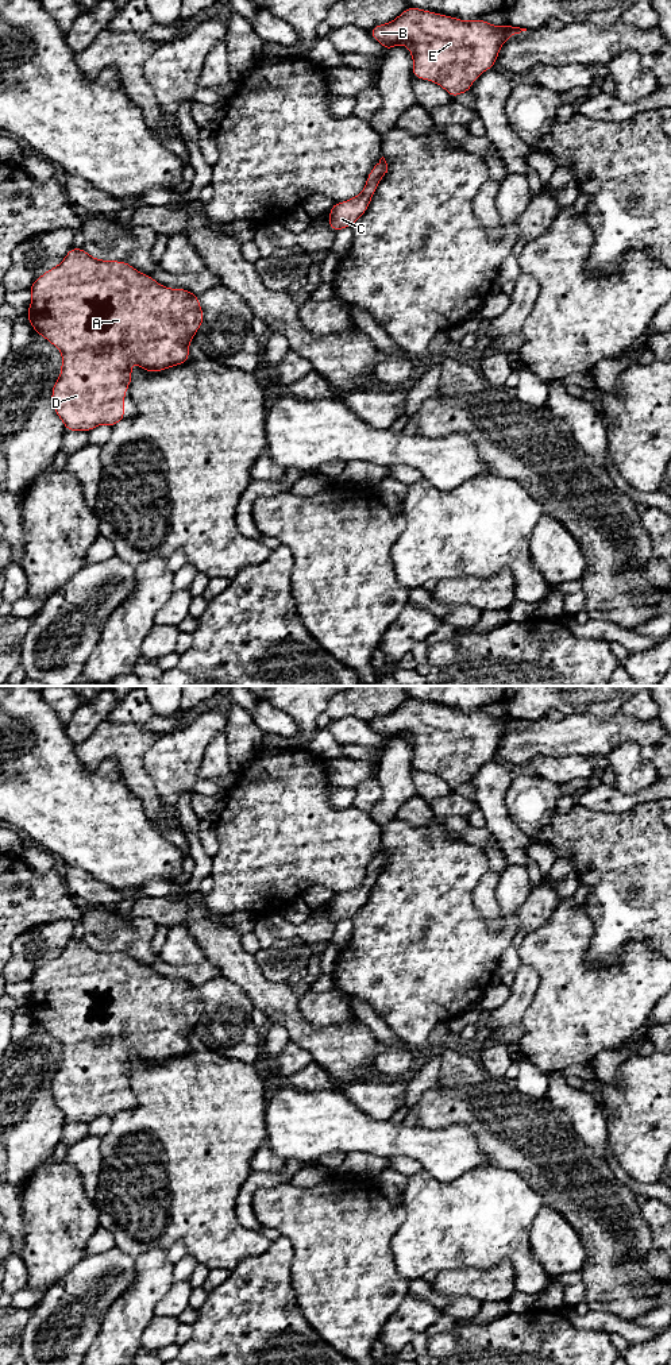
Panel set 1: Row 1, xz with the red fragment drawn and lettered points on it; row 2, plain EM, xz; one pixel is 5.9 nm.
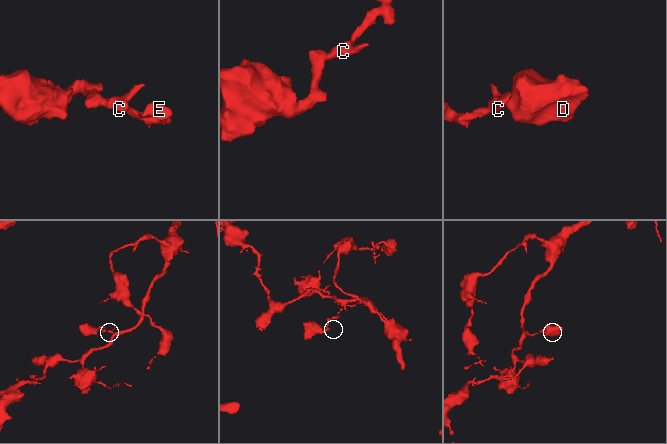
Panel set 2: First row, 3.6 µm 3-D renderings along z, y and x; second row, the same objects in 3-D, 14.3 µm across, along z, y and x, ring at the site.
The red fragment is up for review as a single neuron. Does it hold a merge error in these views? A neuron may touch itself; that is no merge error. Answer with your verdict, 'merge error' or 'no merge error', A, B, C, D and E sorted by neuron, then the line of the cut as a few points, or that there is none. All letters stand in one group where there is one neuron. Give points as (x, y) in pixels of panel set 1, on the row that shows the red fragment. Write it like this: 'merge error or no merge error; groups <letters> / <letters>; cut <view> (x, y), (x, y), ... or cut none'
no merge error; groups A B C D E; cut none

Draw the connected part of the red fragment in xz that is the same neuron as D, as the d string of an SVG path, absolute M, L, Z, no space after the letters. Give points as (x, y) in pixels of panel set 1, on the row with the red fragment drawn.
M82 247L70 248L62 262L38 277L28 290L32 301L26 316L34 332L62 354L61 377L54 382L51 402L66 431L89 432L97 425L115 427L124 420L124 397L132 378L131 363L135 360L150 373L186 363L189 343L204 320L197 294L181 288L166 288L127 262L96 259Z

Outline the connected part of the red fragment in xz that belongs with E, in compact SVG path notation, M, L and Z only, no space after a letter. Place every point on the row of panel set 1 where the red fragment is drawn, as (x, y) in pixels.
M408 7L394 20L369 30L385 51L405 45L413 58L413 77L440 85L455 99L497 62L509 36L527 31L510 24L493 26L483 19L460 20Z

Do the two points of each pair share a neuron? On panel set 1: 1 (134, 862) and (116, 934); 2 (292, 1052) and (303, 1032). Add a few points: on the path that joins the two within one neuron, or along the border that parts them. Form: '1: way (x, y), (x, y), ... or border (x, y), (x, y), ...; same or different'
1: border (111, 912), (124, 920), (134, 918); different
2: border (290, 1041), (303, 1047), (313, 1060); different

